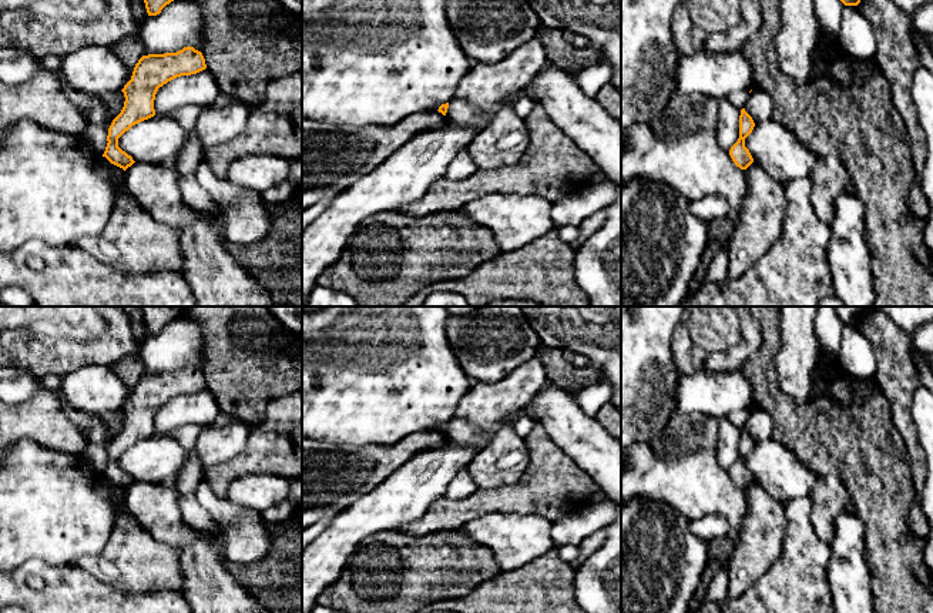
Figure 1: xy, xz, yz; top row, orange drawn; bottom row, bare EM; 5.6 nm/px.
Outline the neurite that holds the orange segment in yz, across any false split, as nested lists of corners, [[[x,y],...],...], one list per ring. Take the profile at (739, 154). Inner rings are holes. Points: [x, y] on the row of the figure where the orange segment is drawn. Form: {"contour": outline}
{"contour": [[[742,108],[739,115],[739,138],[729,150],[732,161],[741,170],[746,170],[754,163],[749,150],[745,147],[745,138],[752,133],[754,127],[752,117]]]}

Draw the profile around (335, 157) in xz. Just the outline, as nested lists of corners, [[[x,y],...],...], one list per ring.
[[[439,111],[412,114],[395,125],[336,125],[302,120],[302,211],[322,198],[333,198],[380,167],[413,135],[443,128],[447,118]]]

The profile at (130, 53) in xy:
[[[131,0],[134,19],[138,24],[138,31],[128,38],[113,44],[110,48],[115,51],[118,57],[124,60],[124,64],[134,70],[138,60],[142,57],[141,30],[144,20],[148,17],[144,0]]]

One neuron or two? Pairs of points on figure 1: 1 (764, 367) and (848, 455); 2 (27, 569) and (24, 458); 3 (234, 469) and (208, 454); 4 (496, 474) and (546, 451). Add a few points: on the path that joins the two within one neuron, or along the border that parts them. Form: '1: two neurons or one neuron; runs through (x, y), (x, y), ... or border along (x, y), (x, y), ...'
1: one neuron; runs through (769, 392), (806, 429), (822, 432)
2: two neurons; border along (60, 565), (27, 559), (14, 570)
3: two neurons; border along (247, 439), (247, 444), (232, 458), (205, 468)
4: two neurons; border along (524, 439), (529, 466), (509, 486)

